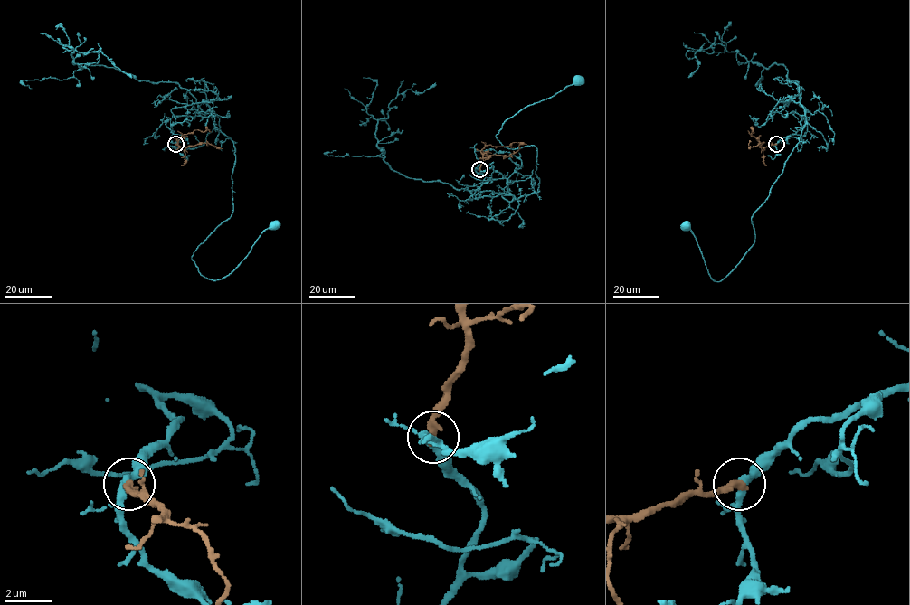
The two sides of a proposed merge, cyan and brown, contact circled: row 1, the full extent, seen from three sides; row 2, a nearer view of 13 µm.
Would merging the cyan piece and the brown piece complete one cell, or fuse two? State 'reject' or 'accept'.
reject

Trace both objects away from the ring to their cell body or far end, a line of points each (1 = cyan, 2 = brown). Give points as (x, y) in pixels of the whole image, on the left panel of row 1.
1: (175, 144), (180, 116), (233, 144), (232, 212), (192, 259), (203, 276), (276, 226)
2: (175, 144), (184, 147), (205, 142), (215, 146), (206, 140)

